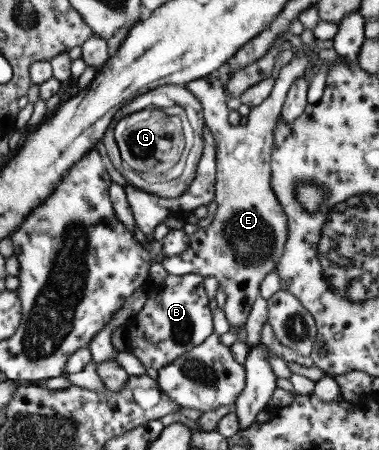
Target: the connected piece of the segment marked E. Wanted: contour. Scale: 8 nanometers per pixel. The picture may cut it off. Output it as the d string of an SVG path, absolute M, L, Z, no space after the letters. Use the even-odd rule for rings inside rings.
M304 45L303 51L296 51L284 65L273 83L270 95L265 101L251 109L244 125L232 126L226 116L226 105L218 107L218 83L212 74L189 81L186 90L201 103L203 123L213 135L215 148L214 197L216 210L212 222L195 230L188 236L187 249L178 256L164 257L161 266L167 275L189 273L210 276L217 279L226 296L222 312L230 331L243 327L248 313L258 295L258 284L265 275L272 272L283 250L287 236L286 216L270 187L270 156L273 144L273 129L290 89L292 80L304 76L308 60L313 56ZM214 245L228 245L232 253L232 271L226 275L226 259L214 259Z

